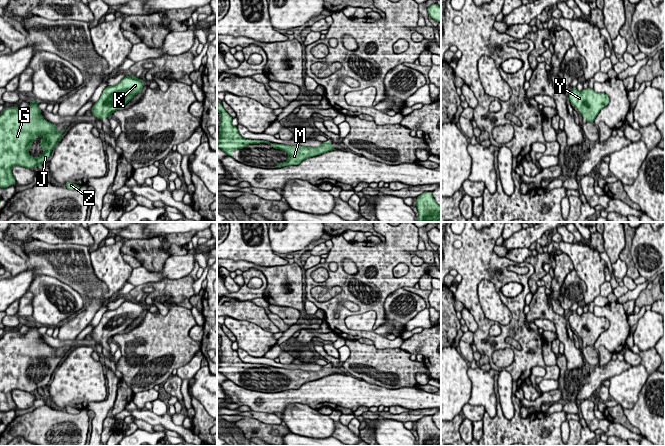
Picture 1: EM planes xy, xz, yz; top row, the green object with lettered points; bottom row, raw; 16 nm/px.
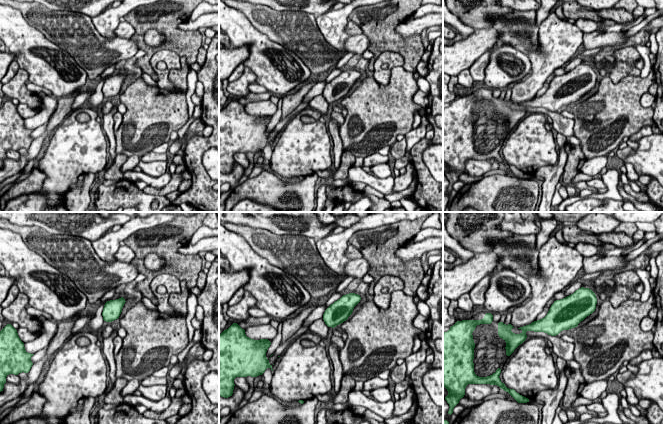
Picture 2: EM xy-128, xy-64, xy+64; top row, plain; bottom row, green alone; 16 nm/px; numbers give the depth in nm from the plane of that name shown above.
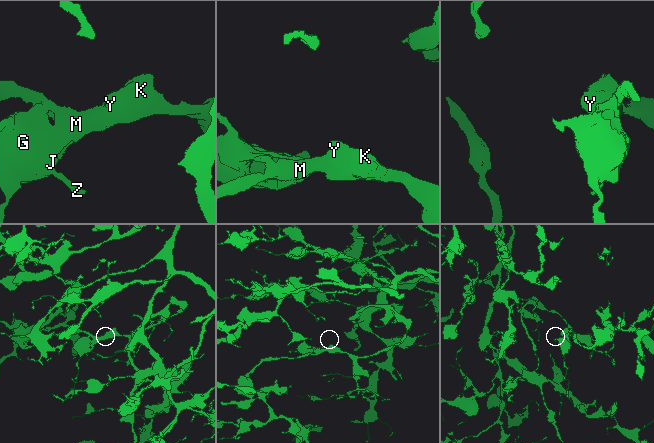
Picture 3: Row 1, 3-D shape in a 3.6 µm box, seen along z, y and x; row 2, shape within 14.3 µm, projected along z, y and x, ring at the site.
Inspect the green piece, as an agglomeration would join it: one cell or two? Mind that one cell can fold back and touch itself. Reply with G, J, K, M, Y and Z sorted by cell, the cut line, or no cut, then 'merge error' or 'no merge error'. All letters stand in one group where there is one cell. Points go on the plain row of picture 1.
G J K M Y Z | no cut | no merge error

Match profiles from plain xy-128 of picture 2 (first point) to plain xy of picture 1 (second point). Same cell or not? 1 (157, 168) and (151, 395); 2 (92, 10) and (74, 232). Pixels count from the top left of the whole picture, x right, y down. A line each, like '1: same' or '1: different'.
1: different
2: same

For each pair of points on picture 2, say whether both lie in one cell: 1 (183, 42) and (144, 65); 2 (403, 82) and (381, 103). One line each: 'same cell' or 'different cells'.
1: same cell
2: same cell

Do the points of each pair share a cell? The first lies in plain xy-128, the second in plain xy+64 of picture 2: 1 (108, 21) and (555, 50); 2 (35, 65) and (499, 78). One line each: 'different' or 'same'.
1: same
2: same

